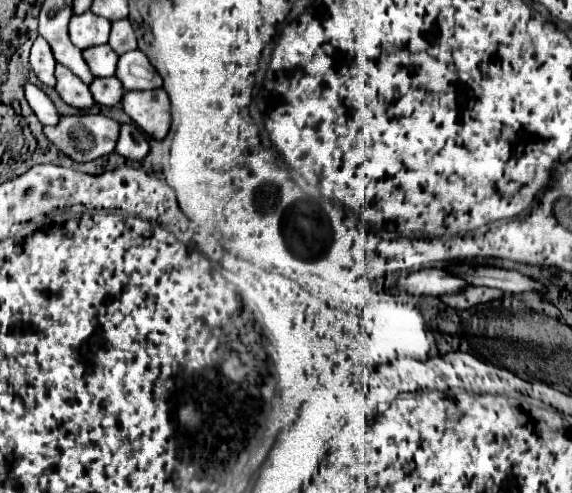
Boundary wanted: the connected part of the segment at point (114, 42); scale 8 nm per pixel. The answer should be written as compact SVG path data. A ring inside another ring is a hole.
M120 20L120 22L112 22L112 32L110 32L110 42L112 50L122 56L130 50L136 50L136 36L134 30L130 26L128 20Z

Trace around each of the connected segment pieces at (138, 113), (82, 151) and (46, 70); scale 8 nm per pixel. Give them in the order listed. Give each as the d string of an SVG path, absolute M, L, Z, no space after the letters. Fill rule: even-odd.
M164 88L126 92L122 98L124 112L154 140L164 140L170 130L170 100Z
M76 114L76 116L62 116L60 126L44 128L44 134L62 154L72 158L74 162L92 162L96 158L114 152L120 136L120 124L112 118L106 118L104 114Z
M36 38L34 46L32 46L32 54L30 54L30 64L34 74L38 76L38 80L46 86L56 86L56 76L54 76L54 68L56 68L56 60L52 56L52 50L48 46L48 42L44 38Z

